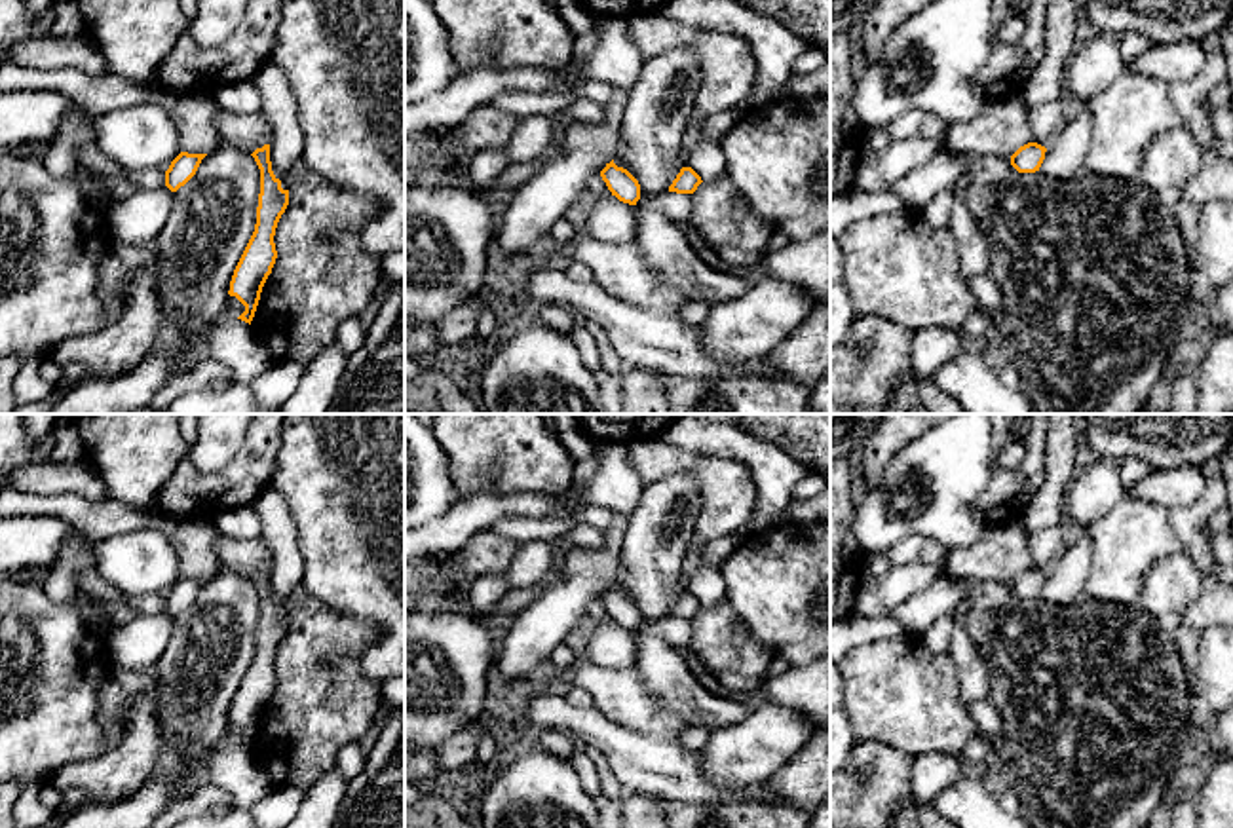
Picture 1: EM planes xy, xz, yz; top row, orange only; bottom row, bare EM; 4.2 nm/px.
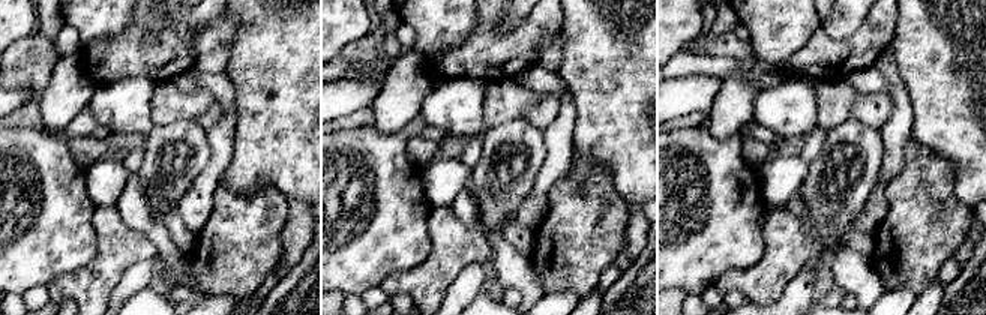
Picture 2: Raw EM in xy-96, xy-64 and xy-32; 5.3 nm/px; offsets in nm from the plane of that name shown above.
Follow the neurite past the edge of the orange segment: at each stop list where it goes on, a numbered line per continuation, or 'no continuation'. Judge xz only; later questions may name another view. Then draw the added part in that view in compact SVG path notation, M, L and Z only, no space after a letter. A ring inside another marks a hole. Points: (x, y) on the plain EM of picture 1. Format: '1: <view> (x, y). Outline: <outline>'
no continuation

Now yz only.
no continuation

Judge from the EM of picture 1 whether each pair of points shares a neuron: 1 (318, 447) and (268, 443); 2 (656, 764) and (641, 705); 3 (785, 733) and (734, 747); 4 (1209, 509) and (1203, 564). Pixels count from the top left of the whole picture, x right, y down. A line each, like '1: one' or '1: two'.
1: two
2: two
3: one
4: one

